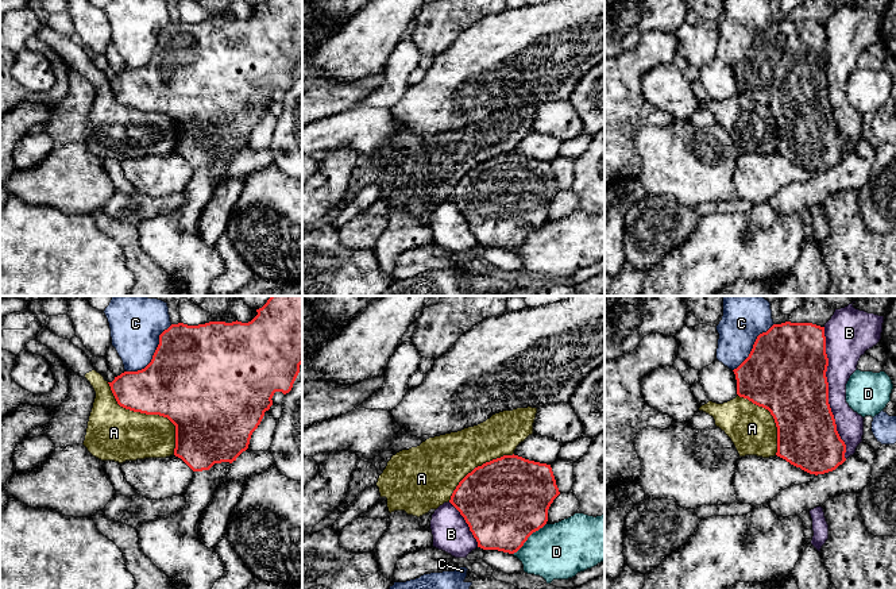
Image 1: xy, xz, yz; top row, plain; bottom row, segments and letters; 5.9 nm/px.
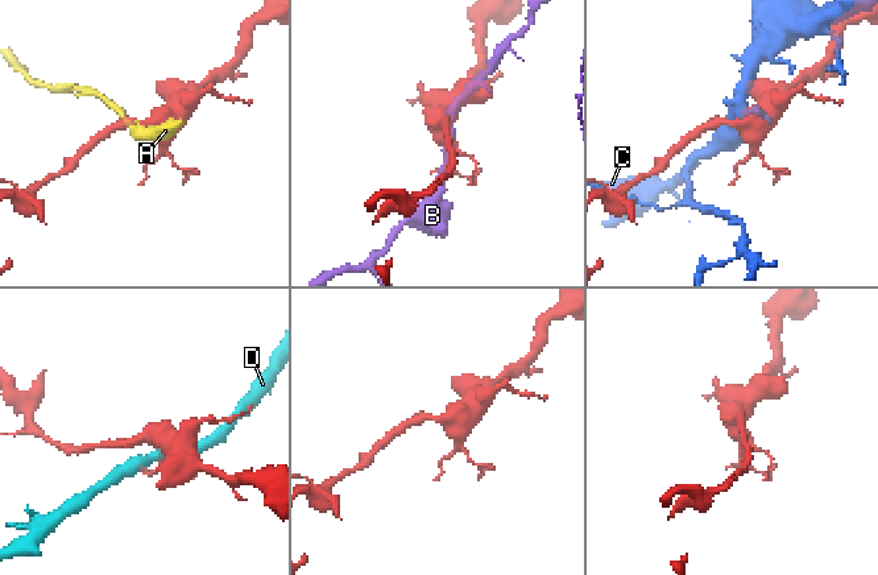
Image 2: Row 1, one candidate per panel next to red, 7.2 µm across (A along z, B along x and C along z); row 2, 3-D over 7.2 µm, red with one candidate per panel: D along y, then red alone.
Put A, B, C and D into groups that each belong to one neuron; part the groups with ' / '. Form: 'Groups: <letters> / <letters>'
Groups: A / B / C / D

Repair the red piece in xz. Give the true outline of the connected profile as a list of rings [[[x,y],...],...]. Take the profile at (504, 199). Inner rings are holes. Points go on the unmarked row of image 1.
[[[503,153],[475,165],[453,188],[449,200],[470,224],[478,245],[517,250],[548,219],[548,207],[560,192],[551,162]]]

